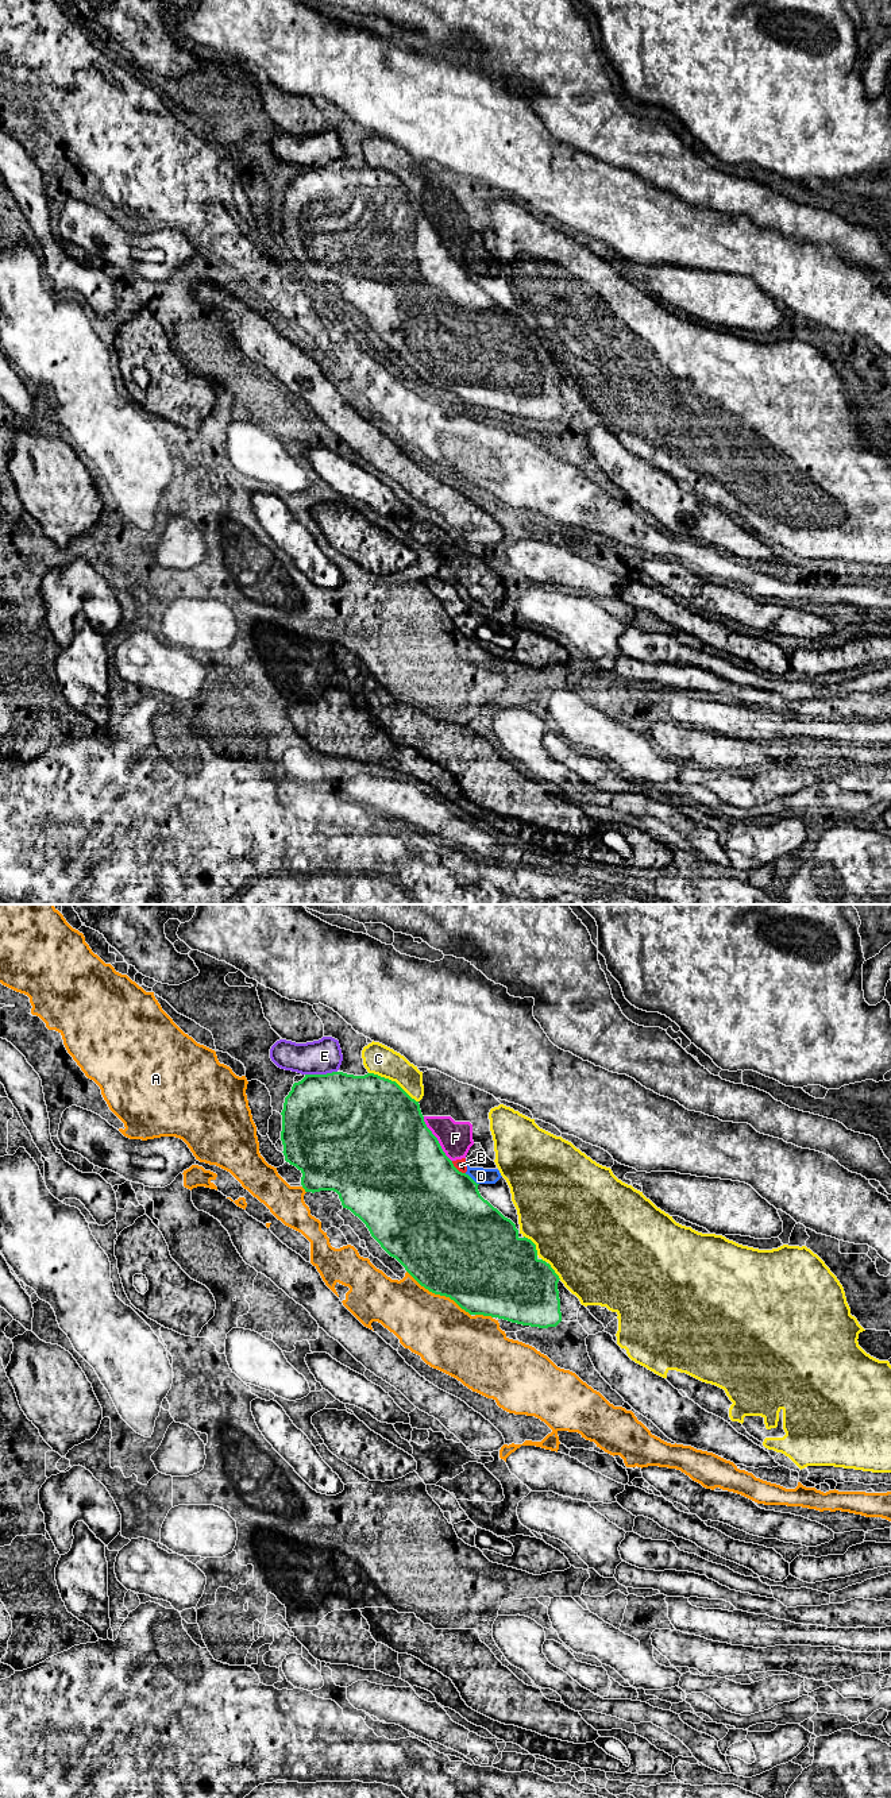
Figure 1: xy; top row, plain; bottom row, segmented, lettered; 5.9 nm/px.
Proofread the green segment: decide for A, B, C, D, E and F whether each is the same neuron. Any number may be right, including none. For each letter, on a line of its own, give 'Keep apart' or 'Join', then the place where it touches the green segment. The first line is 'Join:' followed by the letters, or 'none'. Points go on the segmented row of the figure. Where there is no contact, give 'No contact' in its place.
Join: none
A: Keep apart. Touches green at xy (439, 1293)
B: Keep apart. Touches green at xy (456, 1169)
C: Keep apart. Touches green at xy (393, 1081)
D: Keep apart. Touches green at xy (470, 1177)
E: Keep apart. Touches green at xy (320, 1075)
F: Keep apart. Touches green at xy (436, 1139)

